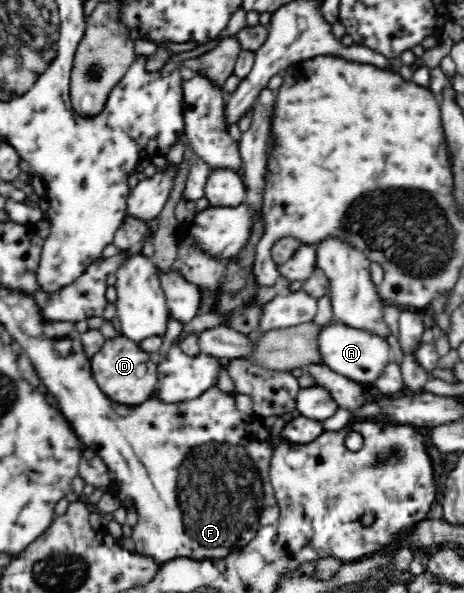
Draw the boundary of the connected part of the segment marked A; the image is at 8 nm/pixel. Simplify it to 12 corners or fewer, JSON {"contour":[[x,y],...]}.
{"contour":[[323,326],[324,364],[367,387],[393,361],[386,338]]}

